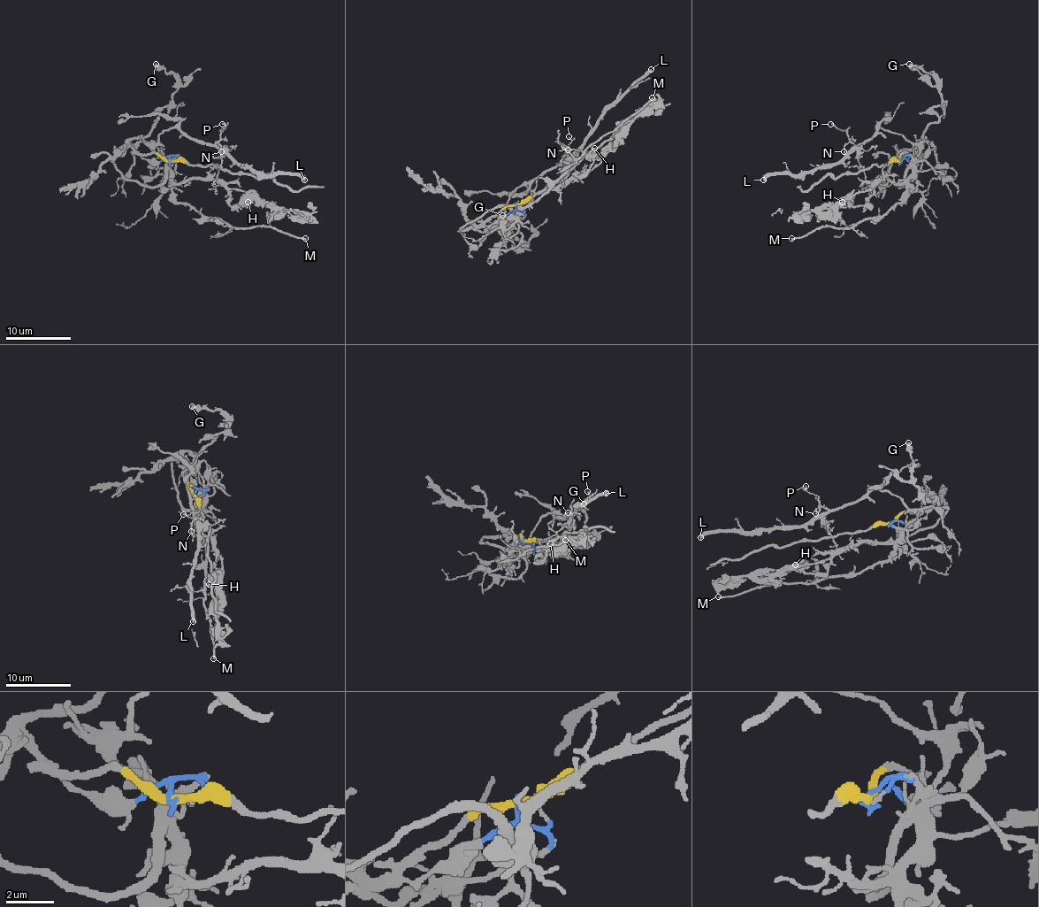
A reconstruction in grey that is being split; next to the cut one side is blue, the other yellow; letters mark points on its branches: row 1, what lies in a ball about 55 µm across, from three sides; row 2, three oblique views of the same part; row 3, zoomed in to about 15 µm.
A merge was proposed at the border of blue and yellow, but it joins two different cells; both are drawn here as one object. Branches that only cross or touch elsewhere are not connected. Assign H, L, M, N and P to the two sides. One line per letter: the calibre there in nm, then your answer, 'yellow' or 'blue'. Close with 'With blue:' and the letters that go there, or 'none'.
H: calibre 150 nm; blue
L: calibre 400 nm; yellow
M: calibre 190 nm; blue
N: calibre 200 nm; yellow
P: calibre 100 nm; yellow
With blue: H, M

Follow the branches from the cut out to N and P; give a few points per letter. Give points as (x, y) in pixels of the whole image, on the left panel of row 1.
N: (170, 161), (212, 164), (222, 169), (223, 149), (225, 157), (222, 151)
P: (170, 161), (212, 164), (222, 169), (223, 151), (217, 144), (220, 130), (225, 126), (222, 124)

